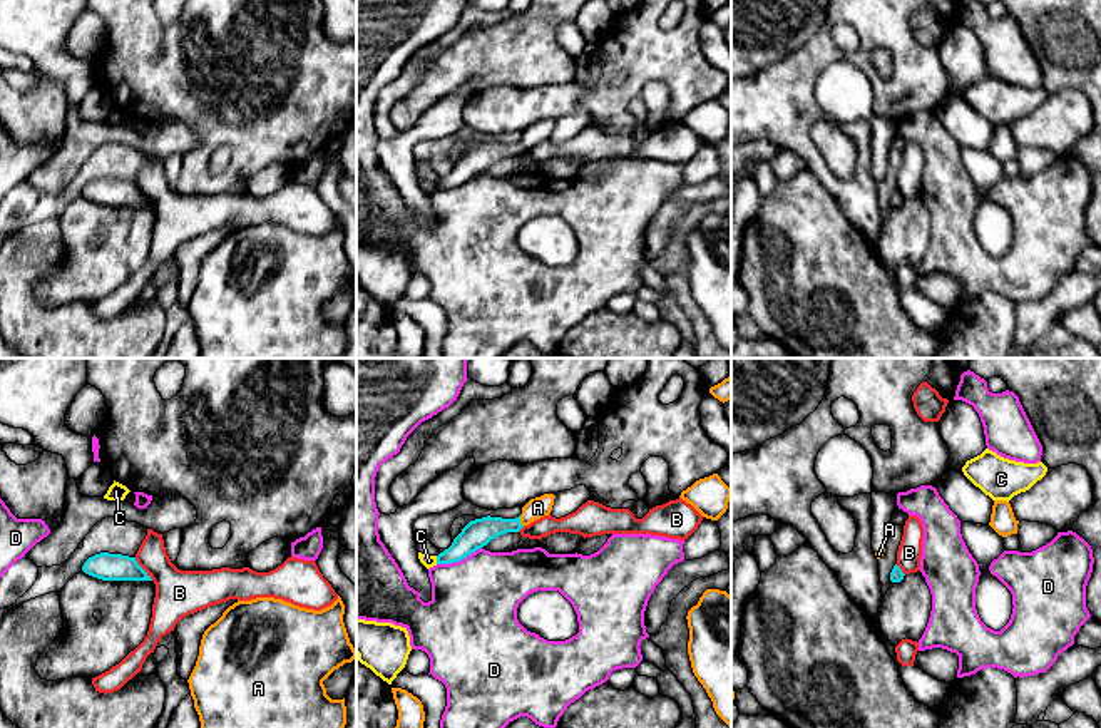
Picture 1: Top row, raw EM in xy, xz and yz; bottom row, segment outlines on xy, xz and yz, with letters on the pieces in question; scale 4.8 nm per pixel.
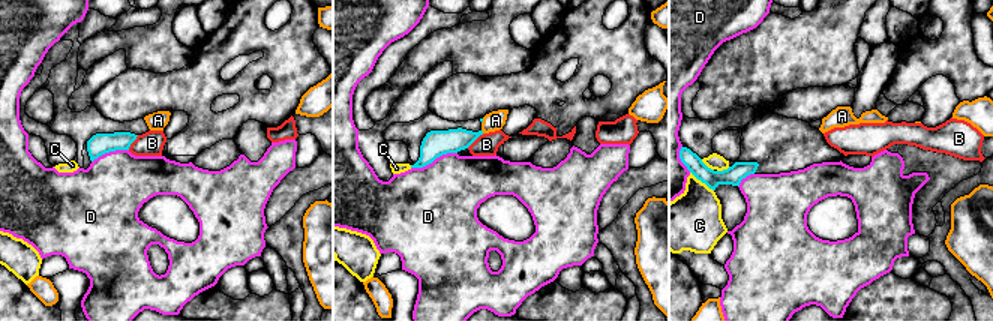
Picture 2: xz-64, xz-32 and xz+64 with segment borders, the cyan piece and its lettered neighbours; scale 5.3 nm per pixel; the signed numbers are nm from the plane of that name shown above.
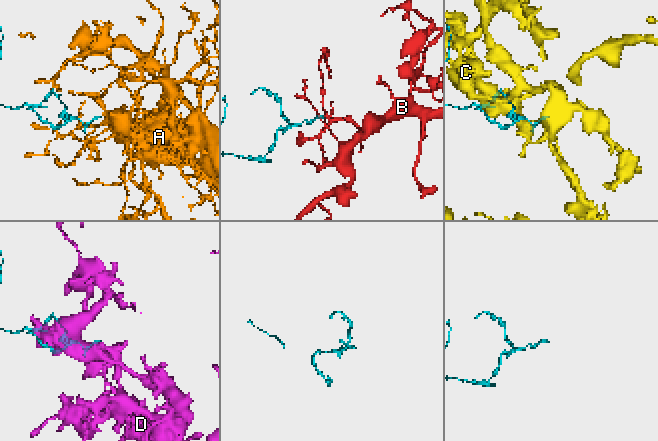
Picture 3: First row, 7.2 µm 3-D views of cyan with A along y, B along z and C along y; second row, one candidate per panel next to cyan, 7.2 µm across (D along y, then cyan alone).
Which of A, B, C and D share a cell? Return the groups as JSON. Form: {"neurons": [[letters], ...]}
{"neurons": [["A"], ["B"], ["C"], ["D"]]}

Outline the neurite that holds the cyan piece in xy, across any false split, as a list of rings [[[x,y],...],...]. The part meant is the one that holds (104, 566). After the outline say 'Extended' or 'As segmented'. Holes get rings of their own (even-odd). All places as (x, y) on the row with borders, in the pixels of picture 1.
[[[100,552],[89,557],[82,571],[102,581],[152,581],[136,557]]]. As segmented

